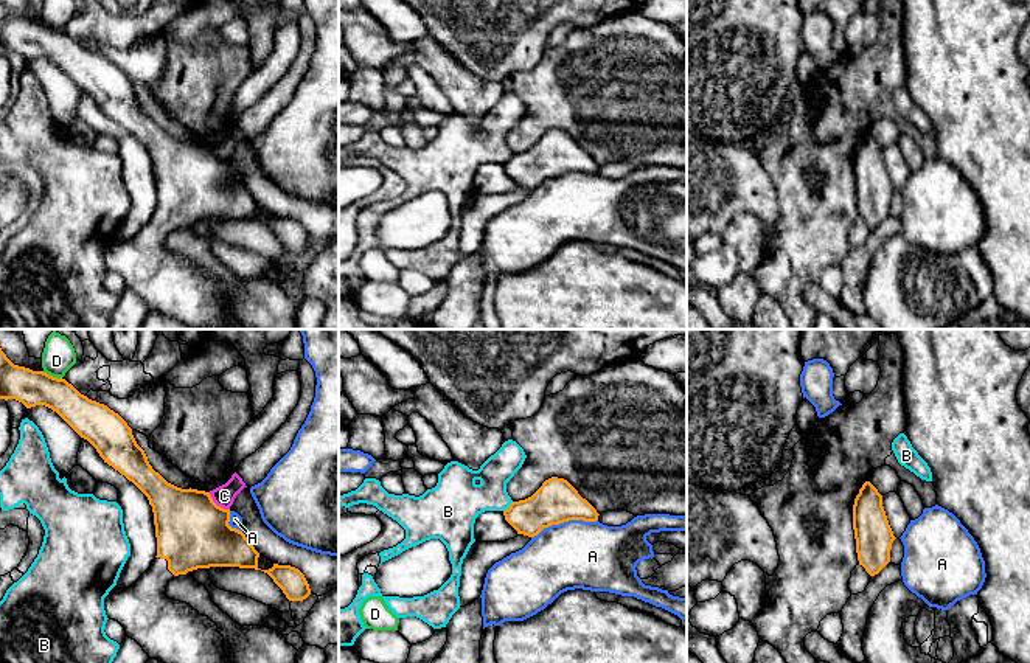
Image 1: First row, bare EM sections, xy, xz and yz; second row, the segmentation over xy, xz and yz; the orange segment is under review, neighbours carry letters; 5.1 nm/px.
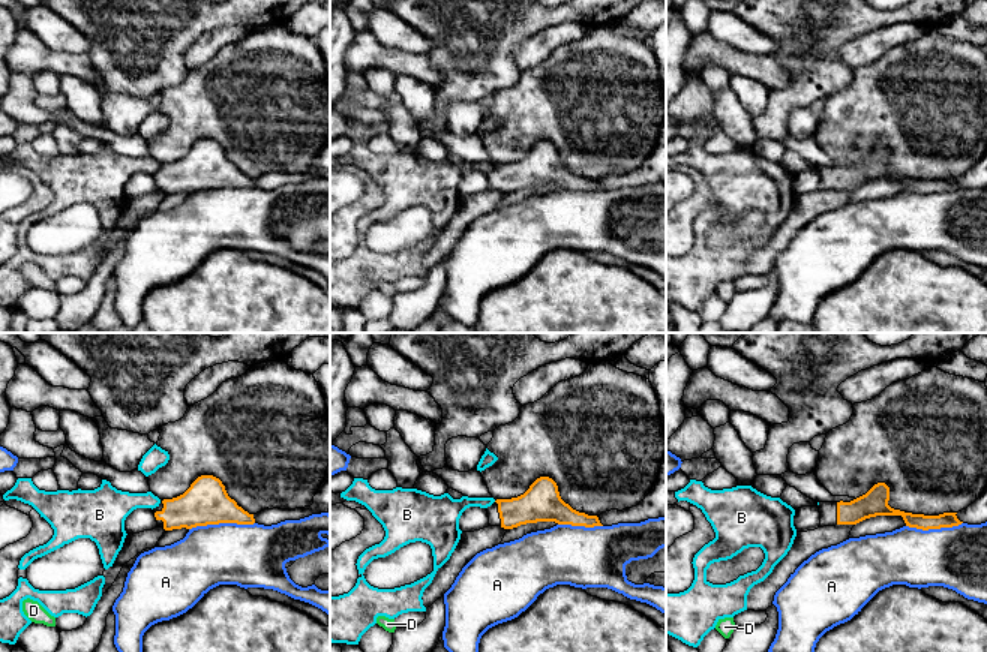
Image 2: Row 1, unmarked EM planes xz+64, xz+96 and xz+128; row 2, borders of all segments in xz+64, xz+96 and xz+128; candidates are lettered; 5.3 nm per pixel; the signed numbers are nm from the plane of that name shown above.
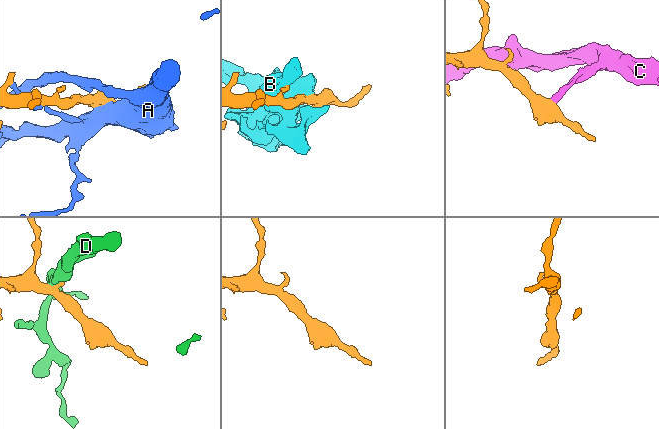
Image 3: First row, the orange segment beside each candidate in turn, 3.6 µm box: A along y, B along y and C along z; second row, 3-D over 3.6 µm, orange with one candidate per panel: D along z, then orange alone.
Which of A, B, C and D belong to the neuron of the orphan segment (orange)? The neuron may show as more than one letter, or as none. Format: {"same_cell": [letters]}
{"same_cell": []}

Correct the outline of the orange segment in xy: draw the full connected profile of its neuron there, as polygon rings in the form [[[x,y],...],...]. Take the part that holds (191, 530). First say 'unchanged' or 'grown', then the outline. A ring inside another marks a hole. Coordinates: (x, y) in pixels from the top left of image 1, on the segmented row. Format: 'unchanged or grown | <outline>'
grown | [[[0,348],[0,399],[16,399],[26,408],[45,405],[56,411],[99,456],[132,481],[149,500],[154,512],[157,556],[151,567],[127,588],[117,585],[104,598],[107,618],[118,621],[126,637],[135,640],[149,658],[162,663],[230,663],[224,637],[216,623],[190,604],[166,596],[168,582],[179,574],[210,567],[258,567],[259,553],[245,534],[228,525],[230,509],[217,506],[210,492],[182,489],[168,483],[152,469],[144,450],[137,444],[127,422],[107,405],[81,394],[65,379],[14,365]]]

